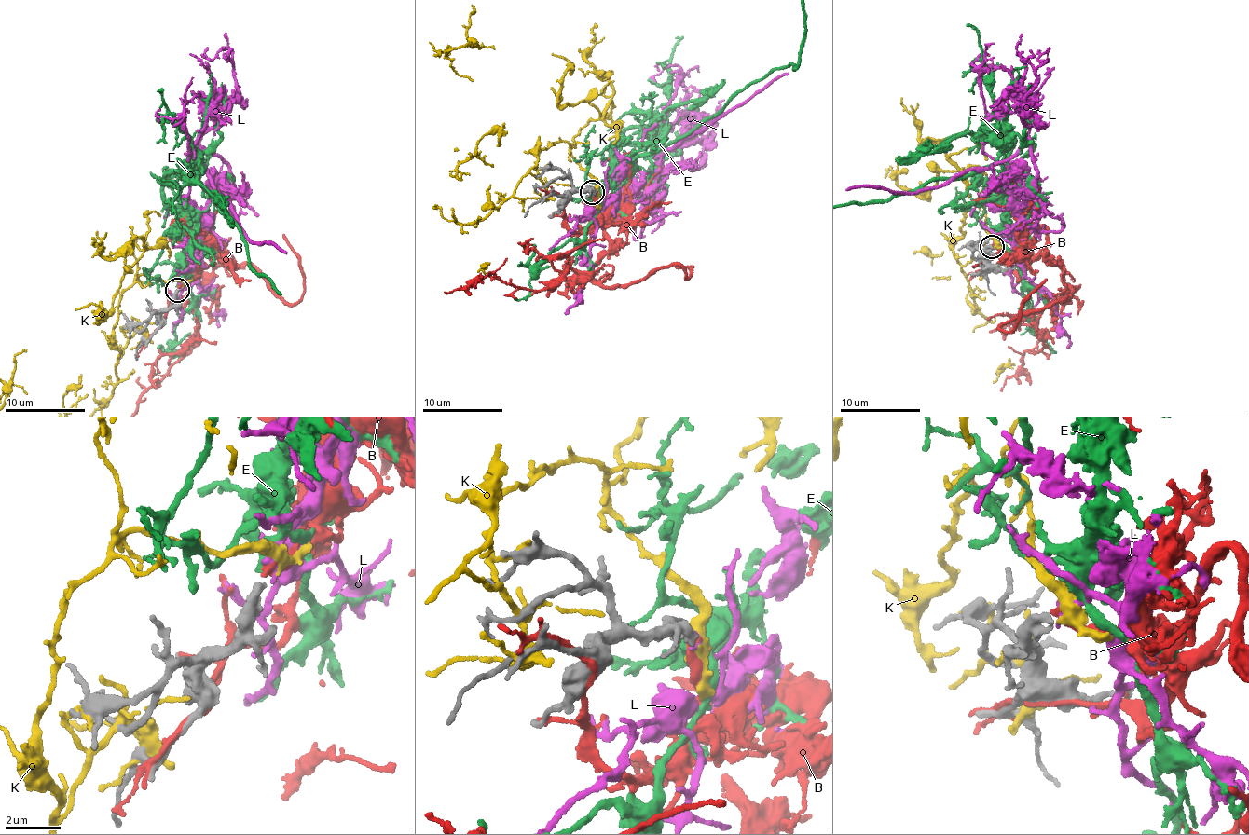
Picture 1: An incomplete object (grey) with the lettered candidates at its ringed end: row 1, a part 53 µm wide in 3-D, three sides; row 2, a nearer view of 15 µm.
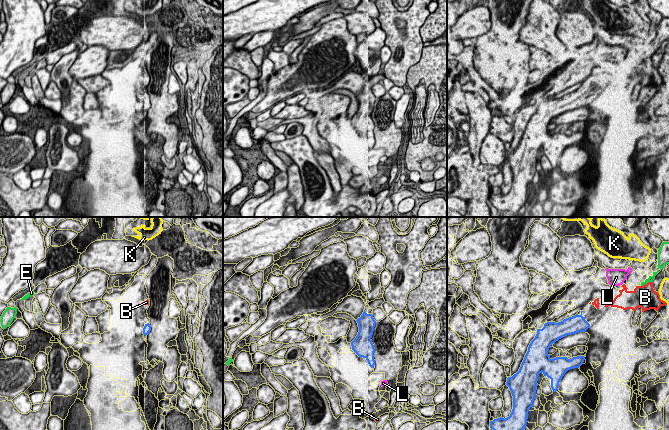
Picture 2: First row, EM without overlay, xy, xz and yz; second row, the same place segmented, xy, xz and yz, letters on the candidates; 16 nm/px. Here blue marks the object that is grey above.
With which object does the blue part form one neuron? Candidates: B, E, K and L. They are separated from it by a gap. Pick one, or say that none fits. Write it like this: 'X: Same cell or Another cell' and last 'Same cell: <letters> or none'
B: Another cell
E: Same cell
K: Another cell
L: Another cell
Same cell: E

